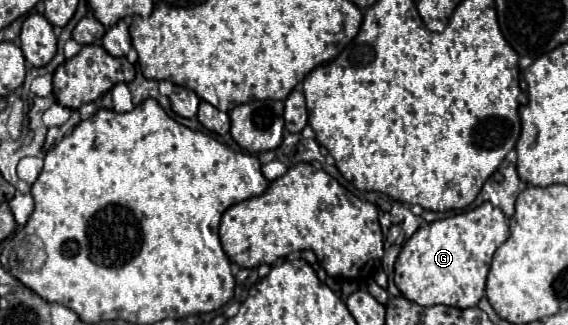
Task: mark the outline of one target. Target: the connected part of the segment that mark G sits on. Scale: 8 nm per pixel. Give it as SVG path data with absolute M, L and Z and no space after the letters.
M489 202L469 212L423 224L405 242L395 262L395 284L407 300L419 306L445 304L453 308L473 308L485 294L493 254L507 238L507 218L501 208Z

